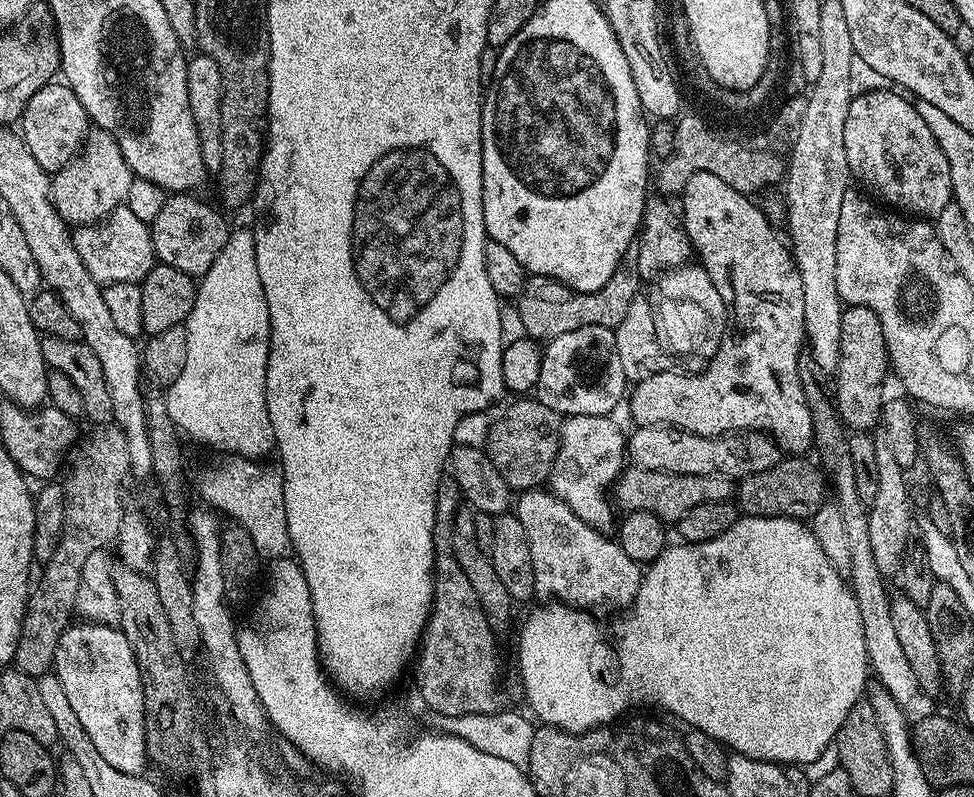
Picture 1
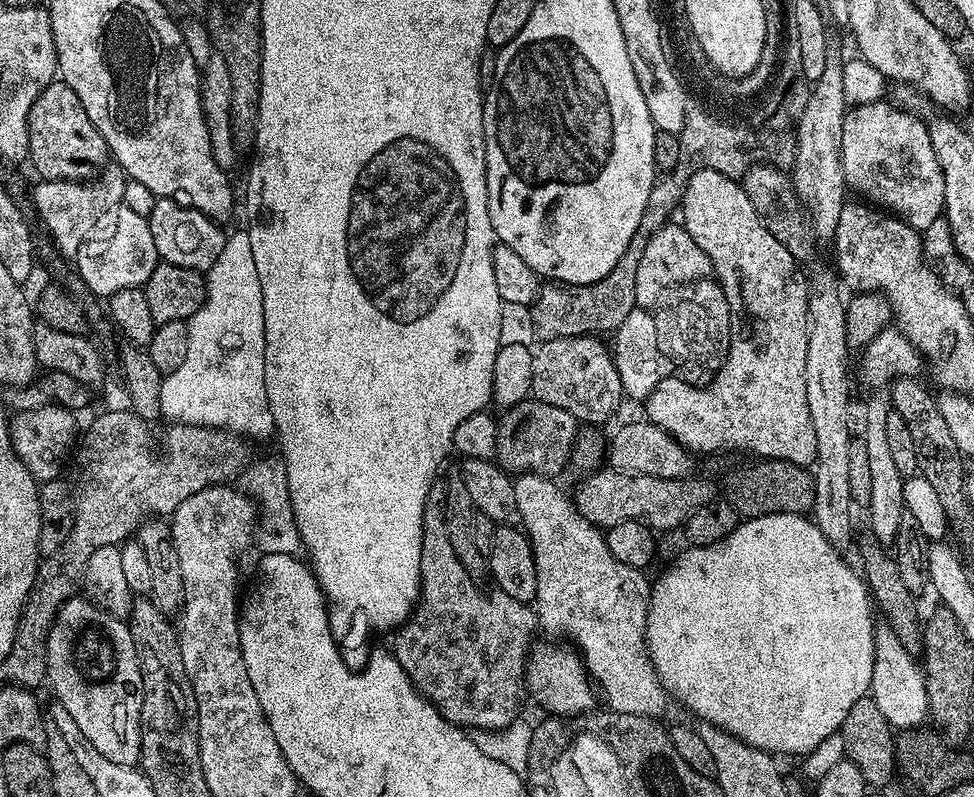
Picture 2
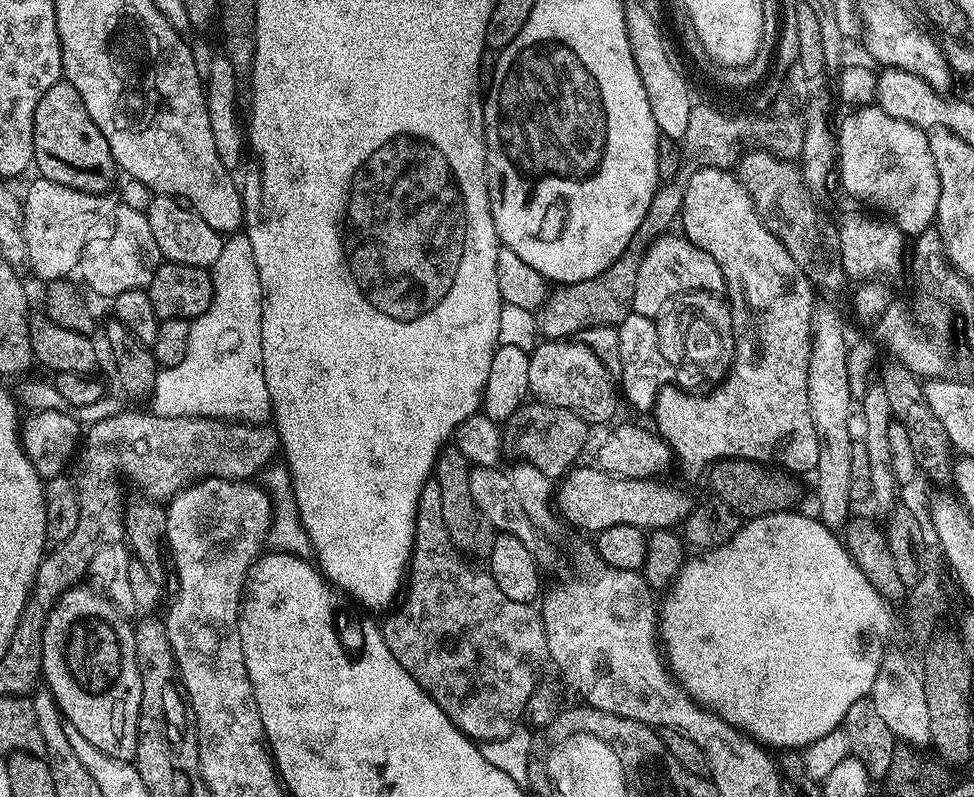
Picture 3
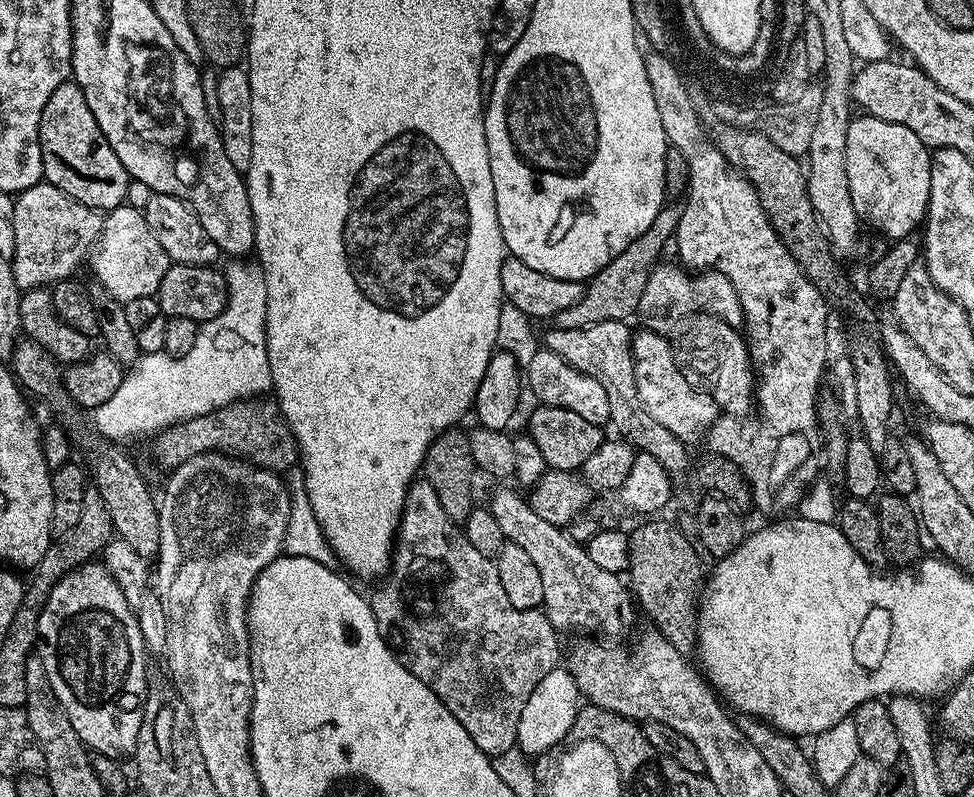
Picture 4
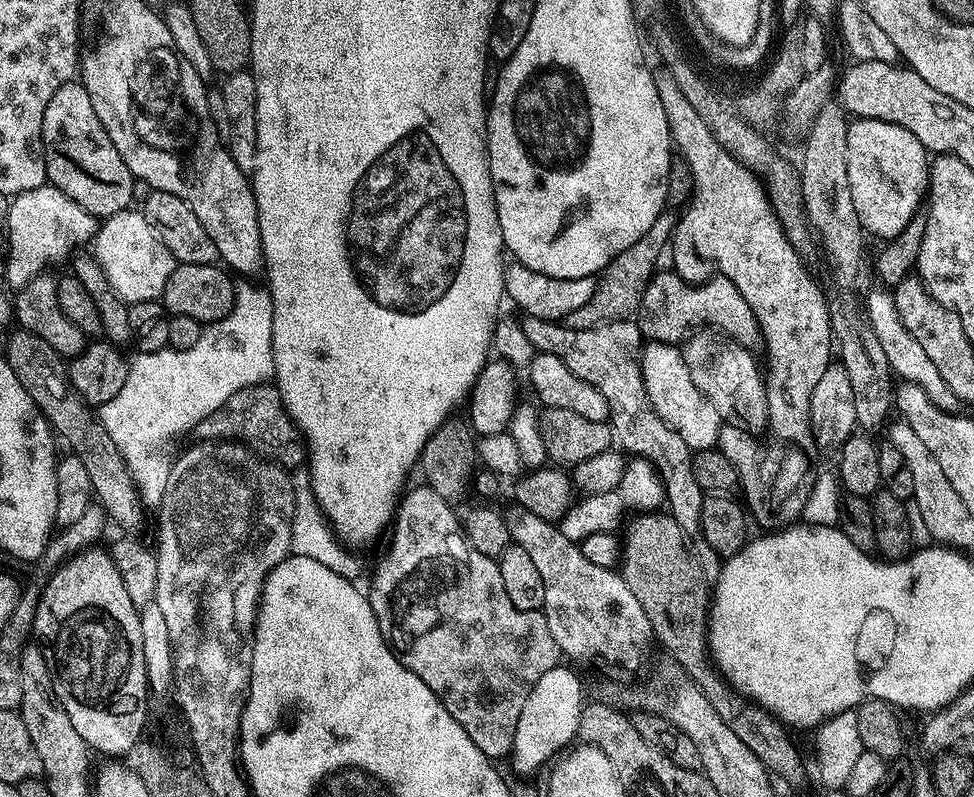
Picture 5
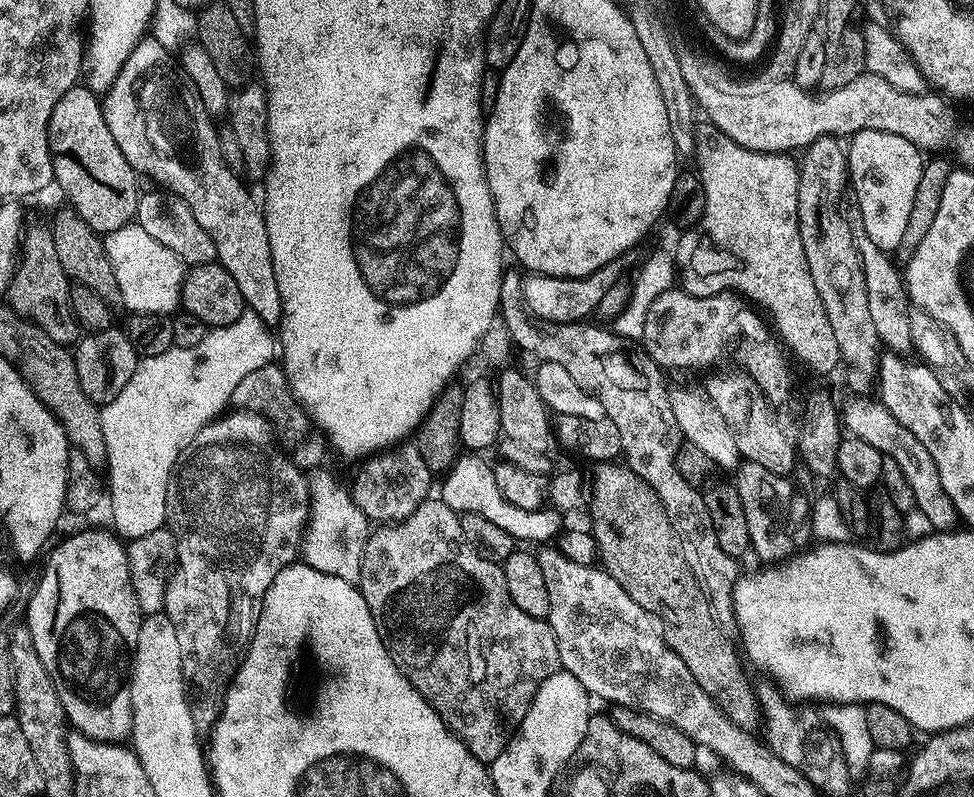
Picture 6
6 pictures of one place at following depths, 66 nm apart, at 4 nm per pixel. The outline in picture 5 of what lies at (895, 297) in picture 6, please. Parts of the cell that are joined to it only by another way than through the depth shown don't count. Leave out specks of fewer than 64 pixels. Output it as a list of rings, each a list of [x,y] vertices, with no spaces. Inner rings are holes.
[[[879,287],[870,289],[868,297],[865,295],[862,303],[870,326],[878,338],[879,344],[882,345],[882,351],[886,354],[886,362],[890,362],[893,373],[901,381],[922,386],[938,407],[948,408],[952,404],[955,405],[957,403],[956,395],[950,390],[950,386],[946,386],[946,382],[942,382],[942,374],[938,374],[938,369],[934,367],[934,362],[930,362],[926,350],[922,350],[922,346],[912,337],[910,330],[906,330],[902,318],[898,318],[898,306],[894,304],[893,293],[887,287]]]

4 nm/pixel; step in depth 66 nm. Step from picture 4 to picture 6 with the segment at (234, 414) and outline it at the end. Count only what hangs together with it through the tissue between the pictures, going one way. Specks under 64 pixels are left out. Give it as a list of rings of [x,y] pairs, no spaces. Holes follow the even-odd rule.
[[[273,362],[254,370],[254,374],[246,374],[246,378],[242,378],[238,386],[234,386],[231,403],[237,409],[245,412],[259,412],[261,416],[265,416],[278,437],[279,447],[290,454],[290,459],[300,469],[318,468],[325,463],[326,437],[323,432],[314,430],[312,419],[294,398],[284,369],[279,363]]]

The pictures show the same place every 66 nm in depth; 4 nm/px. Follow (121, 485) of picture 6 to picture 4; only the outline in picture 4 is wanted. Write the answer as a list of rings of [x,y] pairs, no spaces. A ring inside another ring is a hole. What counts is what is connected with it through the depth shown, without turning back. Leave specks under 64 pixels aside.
[[[236,258],[229,268],[223,269],[228,287],[226,306],[222,314],[199,325],[194,346],[185,357],[168,364],[137,363],[125,375],[122,386],[114,390],[110,402],[102,402],[102,406],[94,409],[94,428],[99,435],[113,442],[125,442],[131,436],[151,437],[174,424],[235,404],[237,400],[259,397],[271,389],[266,354],[266,282],[259,263],[248,262]]]

